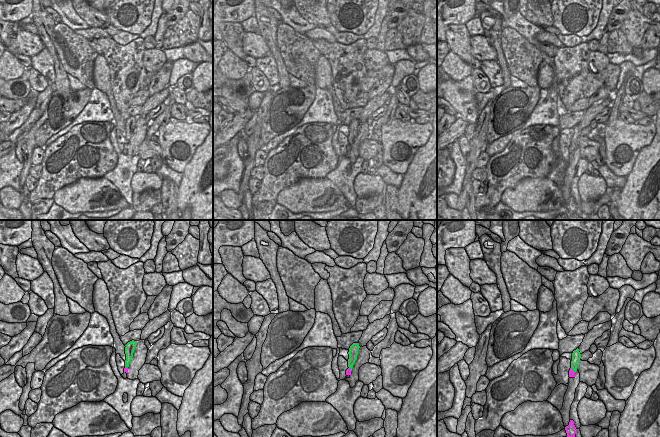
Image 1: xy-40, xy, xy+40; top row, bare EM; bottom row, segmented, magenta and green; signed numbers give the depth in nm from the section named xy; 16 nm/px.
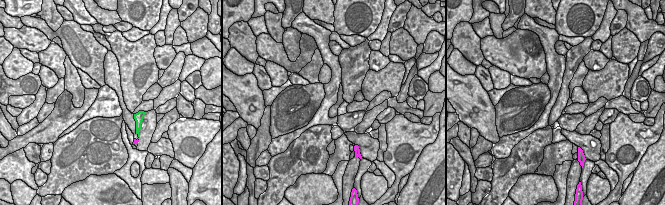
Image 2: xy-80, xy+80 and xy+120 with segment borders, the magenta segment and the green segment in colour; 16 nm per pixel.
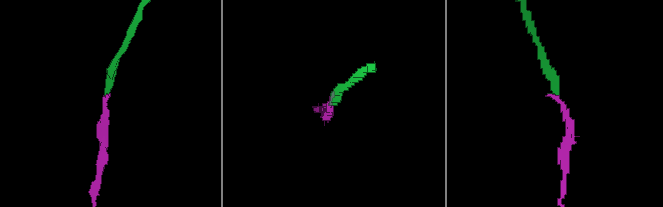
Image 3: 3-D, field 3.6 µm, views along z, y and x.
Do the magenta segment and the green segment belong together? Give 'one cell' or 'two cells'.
one cell

